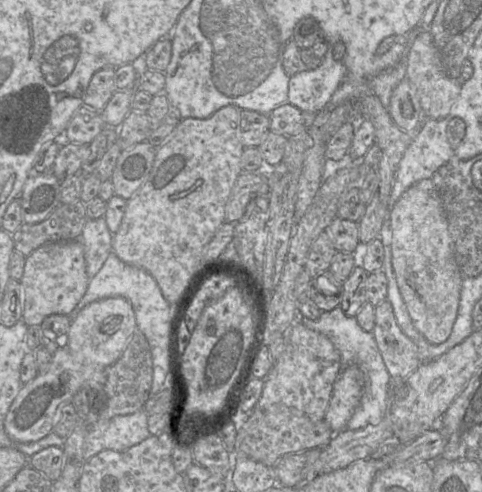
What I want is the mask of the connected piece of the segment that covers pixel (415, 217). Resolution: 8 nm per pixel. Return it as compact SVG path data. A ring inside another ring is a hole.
M422 179L409 187L390 210L392 269L398 289L415 329L431 344L445 342L457 317L463 280L454 257L454 243L447 218L431 179Z

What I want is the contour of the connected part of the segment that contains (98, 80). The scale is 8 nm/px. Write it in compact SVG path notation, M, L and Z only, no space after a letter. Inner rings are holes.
M102 68L93 74L83 97L83 106L102 112L115 91L115 68Z

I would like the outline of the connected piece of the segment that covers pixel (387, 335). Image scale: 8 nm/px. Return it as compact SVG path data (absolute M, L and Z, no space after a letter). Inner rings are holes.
M384 300L375 306L374 316L375 325L371 332L374 336L386 370L388 371L392 380L403 380L414 372L421 364L417 346L403 333L399 327L389 301Z

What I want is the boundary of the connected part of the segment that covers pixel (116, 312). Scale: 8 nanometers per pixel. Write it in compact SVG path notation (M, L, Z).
M109 297L86 305L71 318L65 346L52 355L48 369L22 385L4 420L4 429L14 441L28 443L52 432L62 406L72 402L84 382L115 363L137 329L131 303L124 297Z

